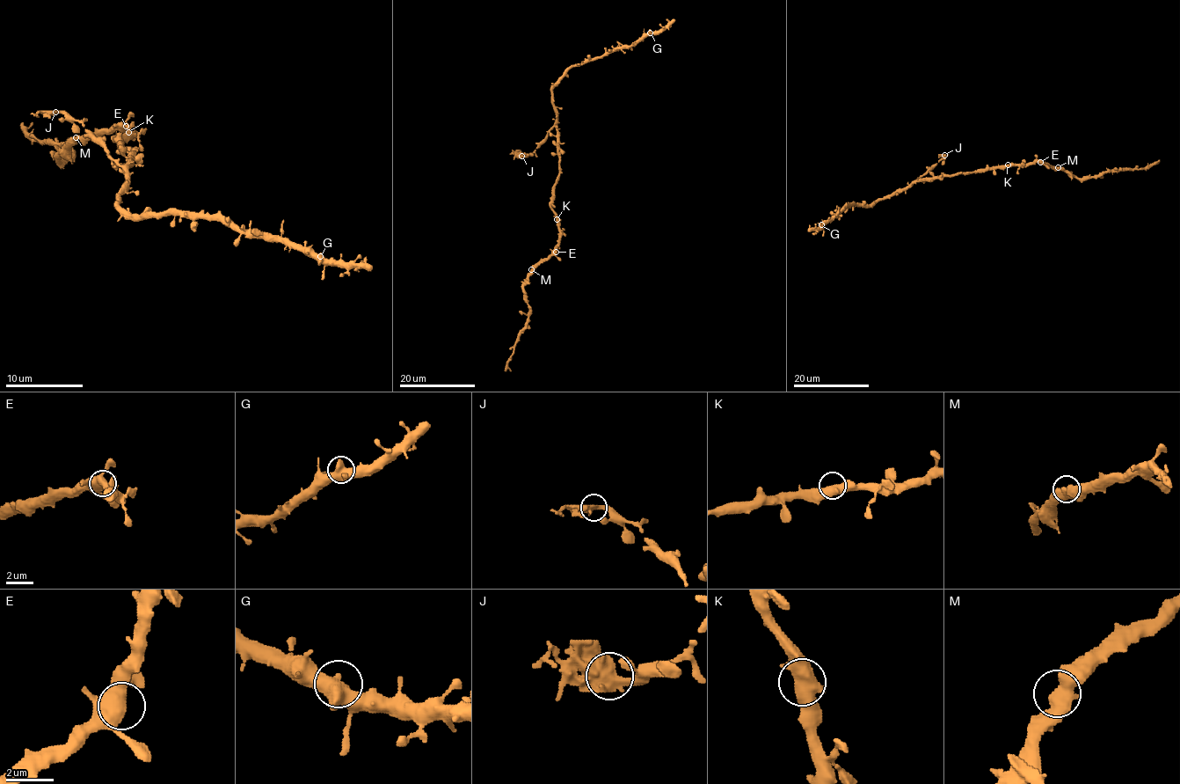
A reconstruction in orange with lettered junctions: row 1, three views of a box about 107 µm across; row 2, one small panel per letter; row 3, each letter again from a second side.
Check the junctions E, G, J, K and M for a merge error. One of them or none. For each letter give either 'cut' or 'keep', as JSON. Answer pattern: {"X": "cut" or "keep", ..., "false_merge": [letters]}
{"E": "keep", "G": "keep", "J": "cut", "K": "keep", "M": "keep", "false_merge": ["J"]}

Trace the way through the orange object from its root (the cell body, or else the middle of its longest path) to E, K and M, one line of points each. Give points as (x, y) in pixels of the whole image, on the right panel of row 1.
E: (956, 173), (1040, 162)
K: (956, 173), (1001, 168), (1008, 164)
M: (956, 173), (1008, 165), (1029, 165), (1037, 162), (1058, 167)

